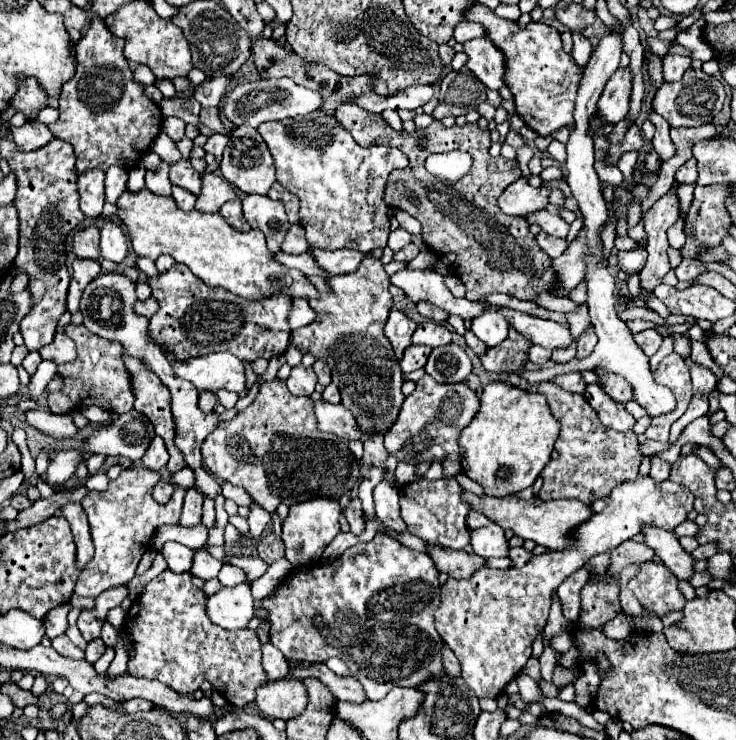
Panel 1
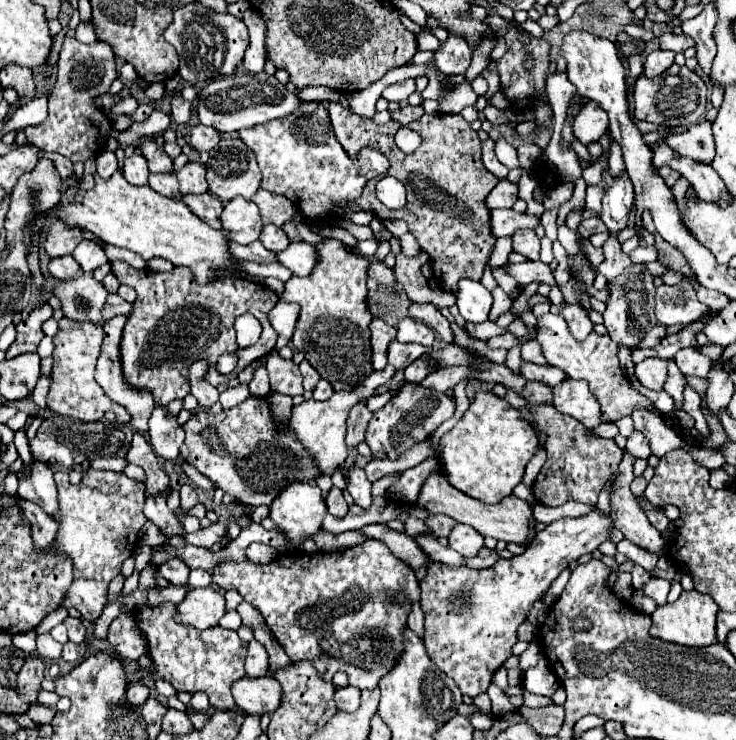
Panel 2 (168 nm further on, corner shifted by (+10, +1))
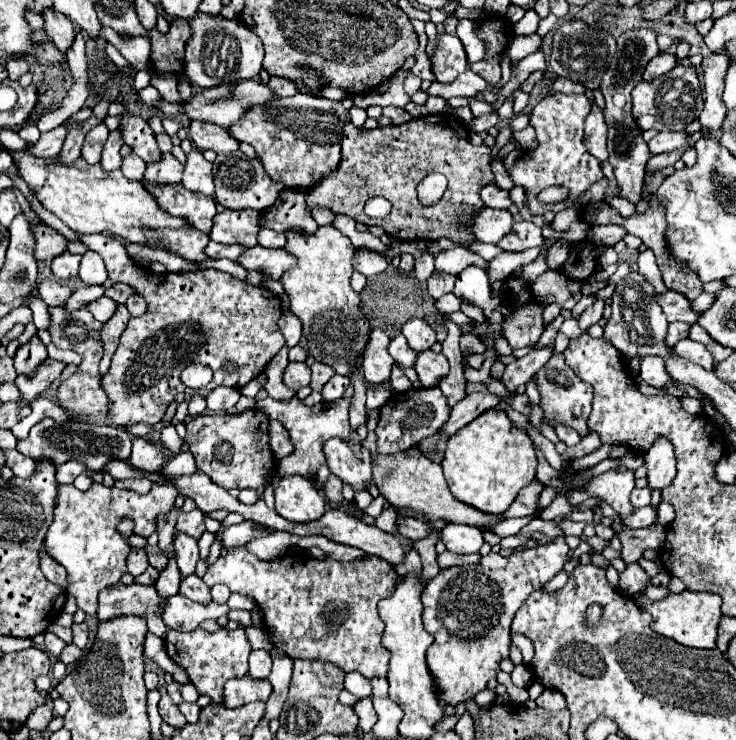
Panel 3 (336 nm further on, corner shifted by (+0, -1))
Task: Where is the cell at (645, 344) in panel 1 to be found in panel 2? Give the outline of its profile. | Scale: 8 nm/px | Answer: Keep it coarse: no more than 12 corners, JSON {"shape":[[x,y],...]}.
{"shape":[[662,324],[654,326],[638,342],[638,348],[652,348],[664,336],[666,328]]}

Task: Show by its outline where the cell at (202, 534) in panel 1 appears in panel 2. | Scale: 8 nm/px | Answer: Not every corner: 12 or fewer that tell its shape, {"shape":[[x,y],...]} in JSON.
{"shape":[[220,522],[186,534],[186,544],[210,548],[224,532]]}

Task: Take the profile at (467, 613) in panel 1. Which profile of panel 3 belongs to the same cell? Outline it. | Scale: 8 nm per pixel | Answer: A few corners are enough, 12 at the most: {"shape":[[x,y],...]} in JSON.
{"shape":[[552,544],[444,568],[422,592],[440,704],[508,658],[516,610],[568,560]]}

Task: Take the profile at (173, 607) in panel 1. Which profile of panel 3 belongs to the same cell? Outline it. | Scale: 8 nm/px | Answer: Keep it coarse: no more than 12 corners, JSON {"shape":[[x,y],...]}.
{"shape":[[244,628],[168,630],[168,656],[200,694],[222,704],[224,682],[248,672]]}

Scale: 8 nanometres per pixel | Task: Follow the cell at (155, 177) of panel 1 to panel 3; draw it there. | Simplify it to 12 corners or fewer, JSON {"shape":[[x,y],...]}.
{"shape":[[136,154],[122,158],[120,170],[130,180],[142,180],[144,162]]}

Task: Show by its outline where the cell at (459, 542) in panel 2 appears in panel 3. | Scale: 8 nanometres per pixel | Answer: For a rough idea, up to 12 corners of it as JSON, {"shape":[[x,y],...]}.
{"shape":[[446,524],[440,540],[454,554],[474,554],[482,532],[466,524]]}

